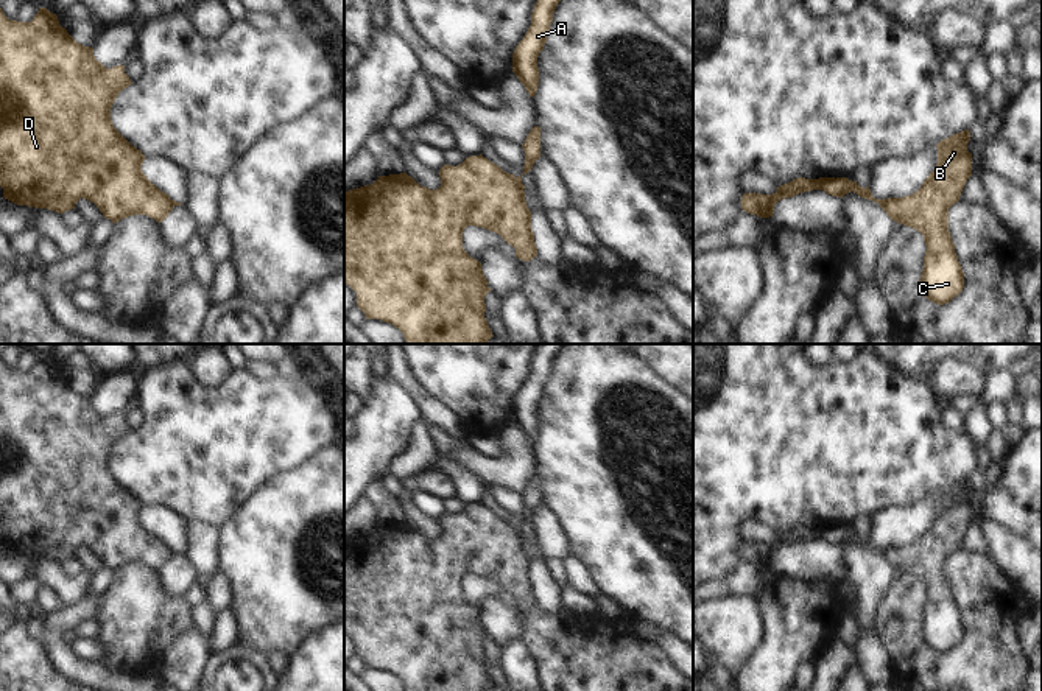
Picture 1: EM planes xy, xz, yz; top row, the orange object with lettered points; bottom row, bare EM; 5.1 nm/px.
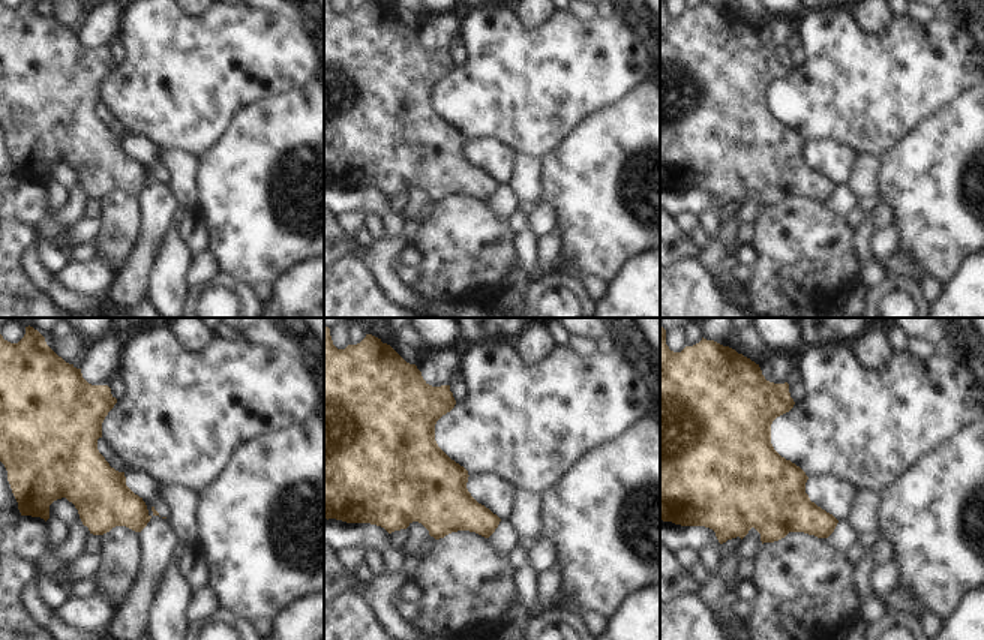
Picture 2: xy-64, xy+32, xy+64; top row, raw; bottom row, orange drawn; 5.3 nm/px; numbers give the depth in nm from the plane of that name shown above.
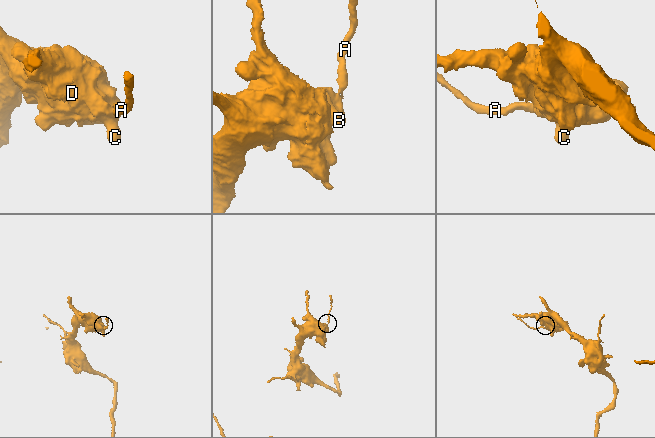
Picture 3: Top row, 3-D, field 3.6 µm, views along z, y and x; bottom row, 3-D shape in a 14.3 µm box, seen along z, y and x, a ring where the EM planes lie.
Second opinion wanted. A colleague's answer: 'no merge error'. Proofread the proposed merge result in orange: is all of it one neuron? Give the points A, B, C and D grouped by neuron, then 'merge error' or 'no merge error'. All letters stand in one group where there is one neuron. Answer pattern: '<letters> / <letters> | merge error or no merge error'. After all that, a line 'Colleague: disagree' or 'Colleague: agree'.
A / B C D | merge error
Colleague: disagree

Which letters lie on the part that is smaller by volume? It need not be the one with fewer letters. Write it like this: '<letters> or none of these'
A

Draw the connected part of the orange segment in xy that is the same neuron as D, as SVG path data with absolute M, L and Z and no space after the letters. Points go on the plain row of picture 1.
M0 356L0 535L3 537L3 546L17 554L48 557L58 562L75 557L75 552L84 546L93 551L103 565L114 573L132 563L146 563L162 571L174 554L171 548L143 523L142 512L145 504L114 476L111 468L111 456L115 447L131 433L129 425L125 422L125 414L106 417L95 408L93 397L78 392L67 378L59 374L58 364L47 356L39 356L31 370L9 369Z

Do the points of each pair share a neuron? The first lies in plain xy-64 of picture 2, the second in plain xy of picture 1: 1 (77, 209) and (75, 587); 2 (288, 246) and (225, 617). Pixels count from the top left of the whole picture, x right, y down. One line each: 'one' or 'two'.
1: one
2: two

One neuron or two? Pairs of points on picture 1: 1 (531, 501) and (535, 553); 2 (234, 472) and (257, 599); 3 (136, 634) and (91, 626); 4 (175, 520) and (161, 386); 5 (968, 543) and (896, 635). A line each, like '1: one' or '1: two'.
1: one
2: two
3: two
4: two
5: two

